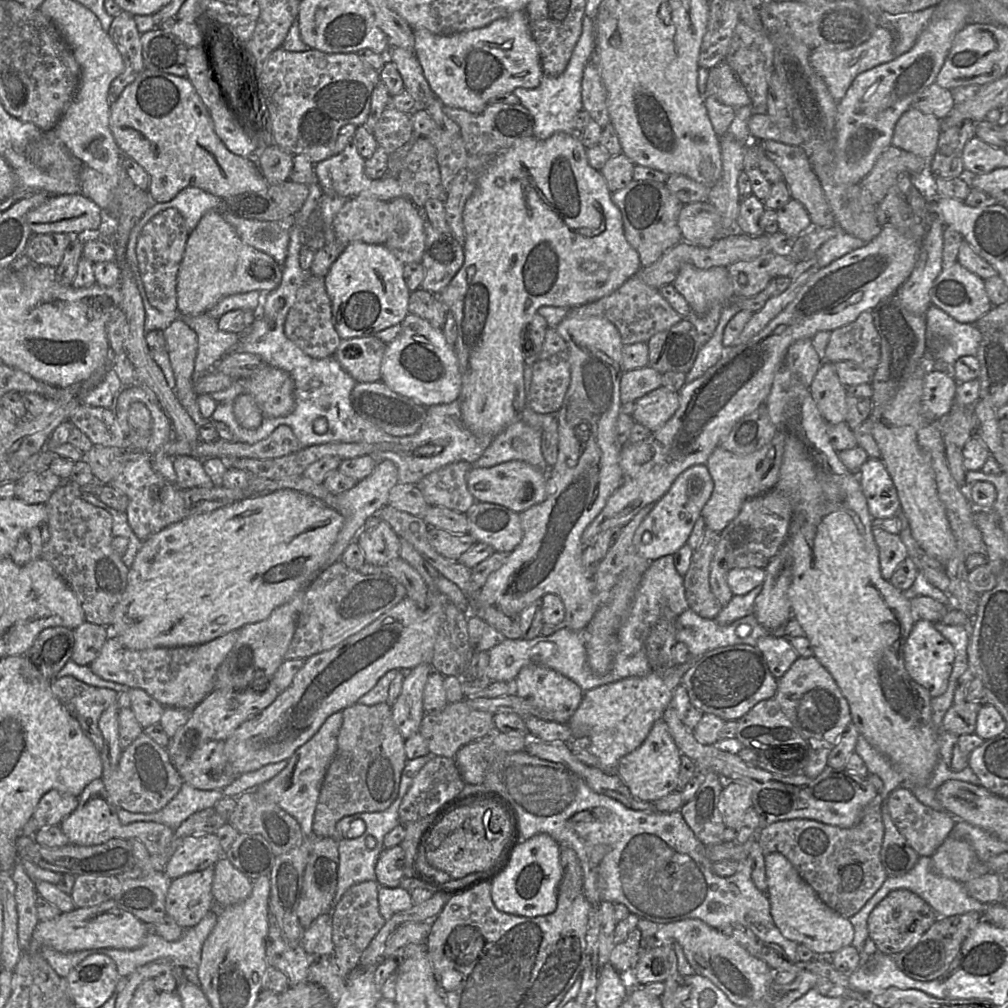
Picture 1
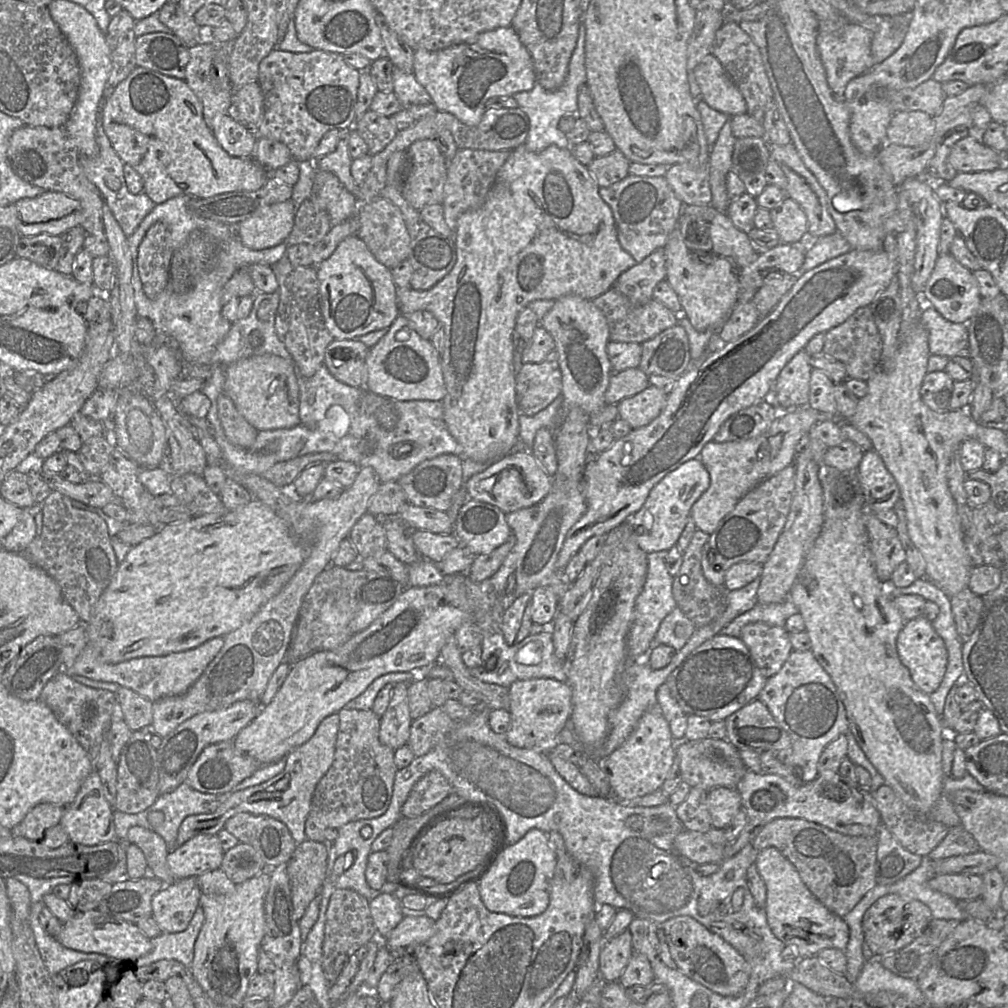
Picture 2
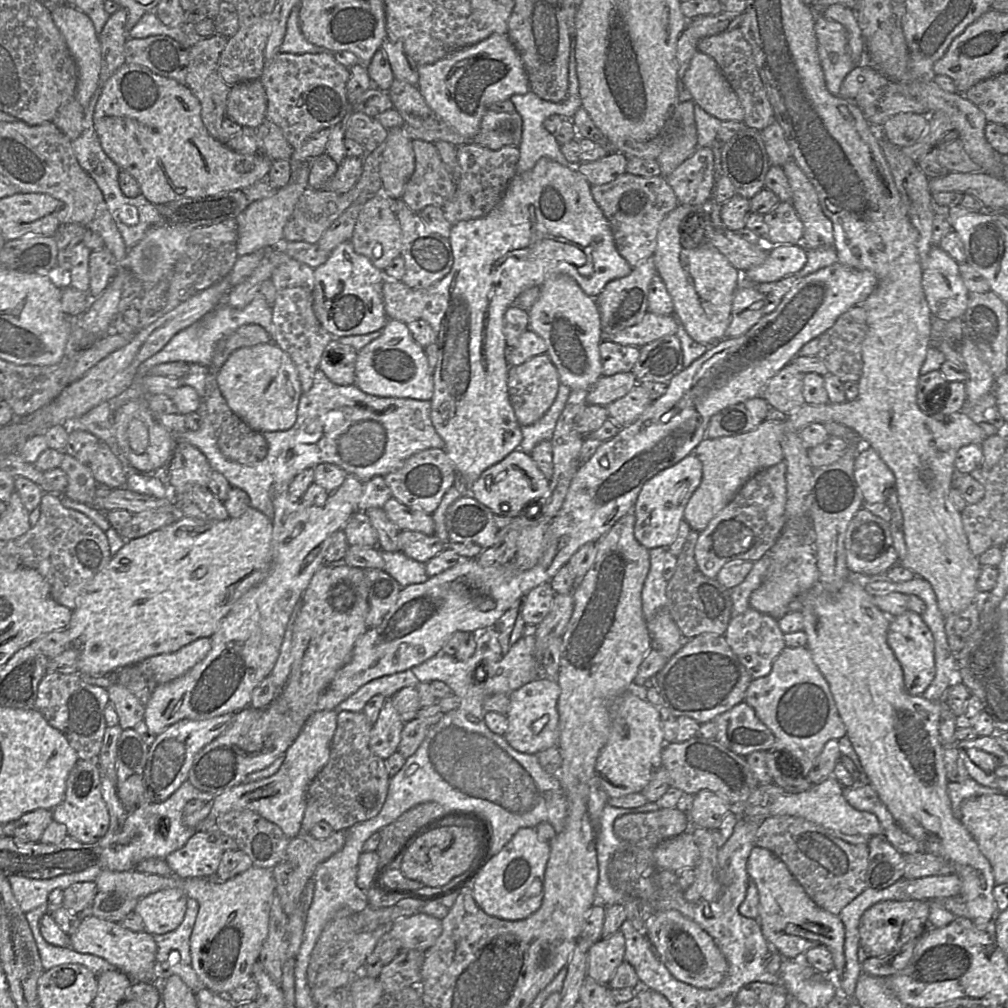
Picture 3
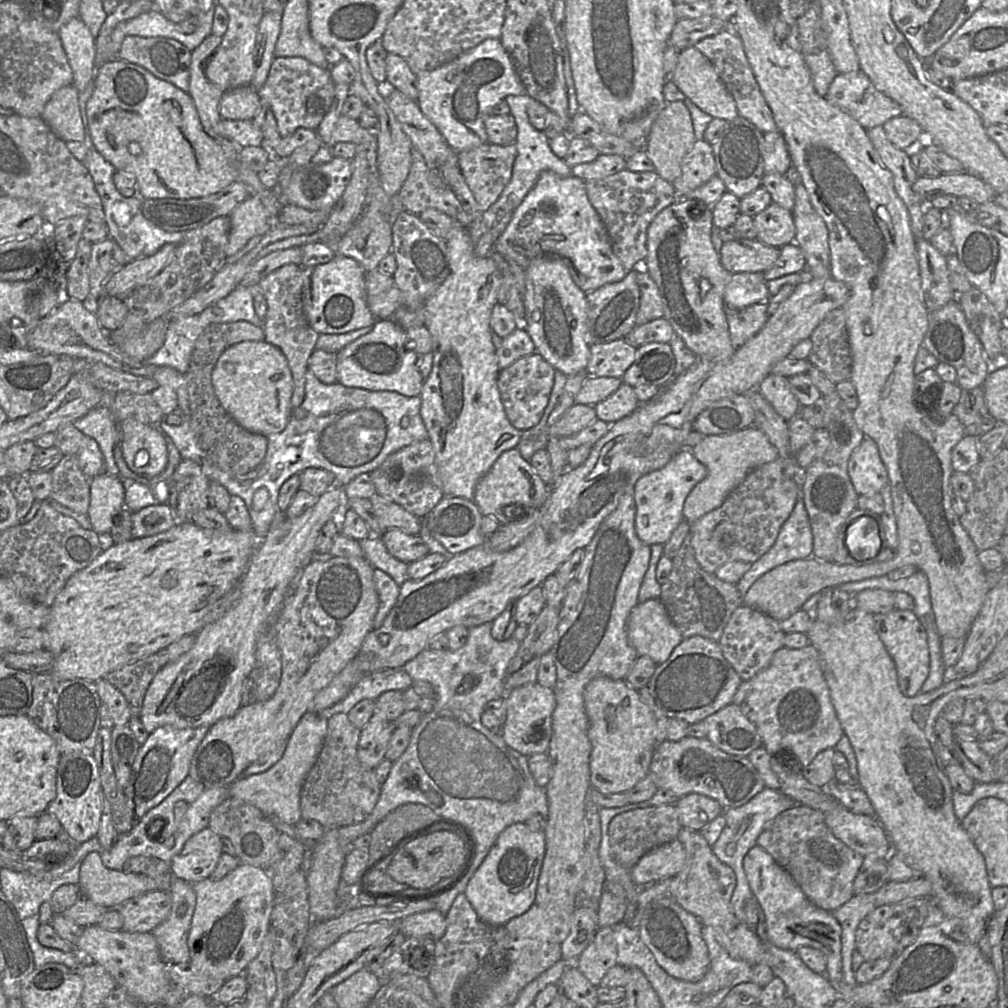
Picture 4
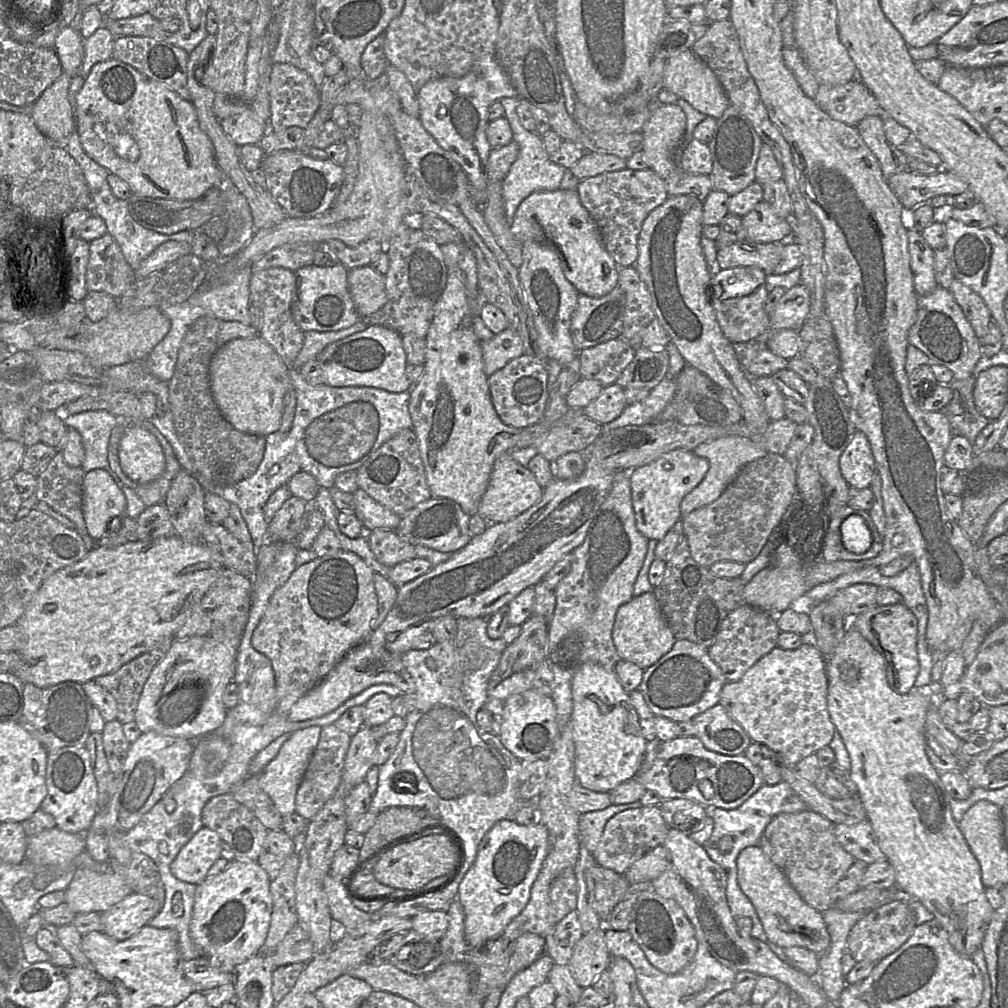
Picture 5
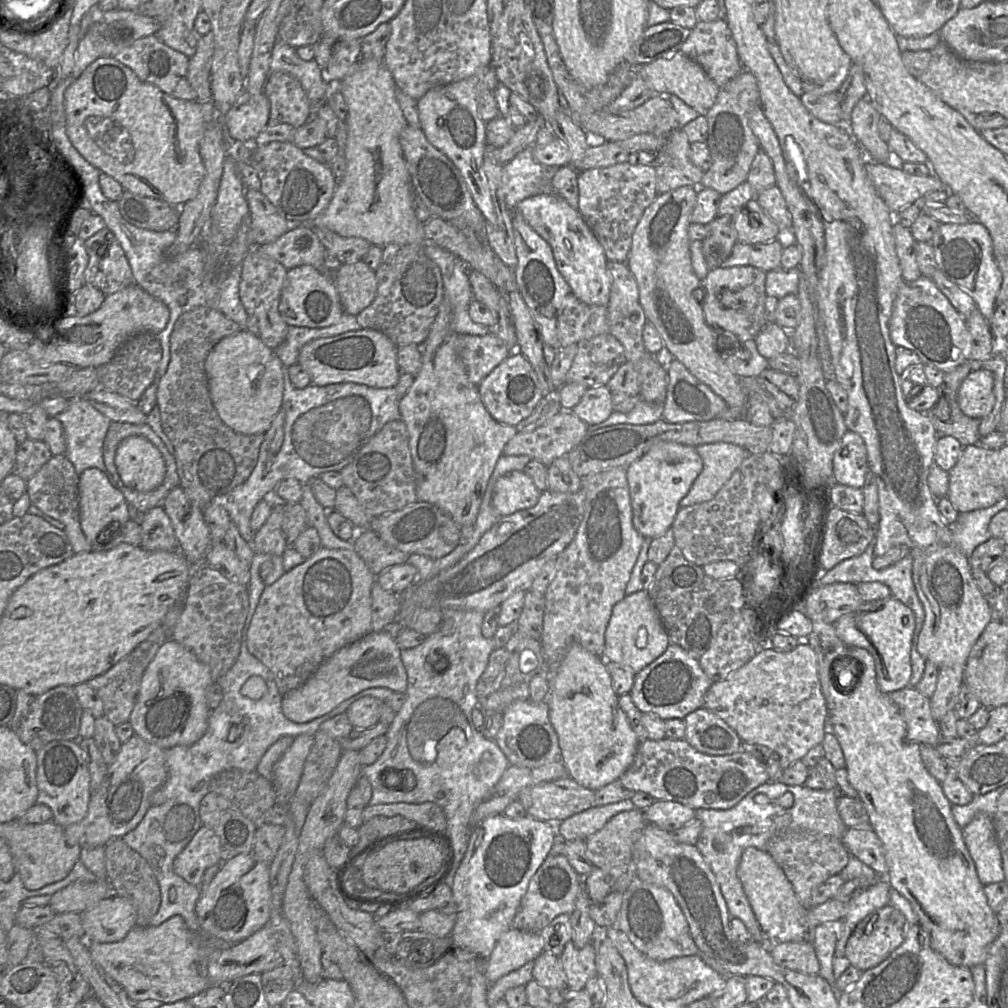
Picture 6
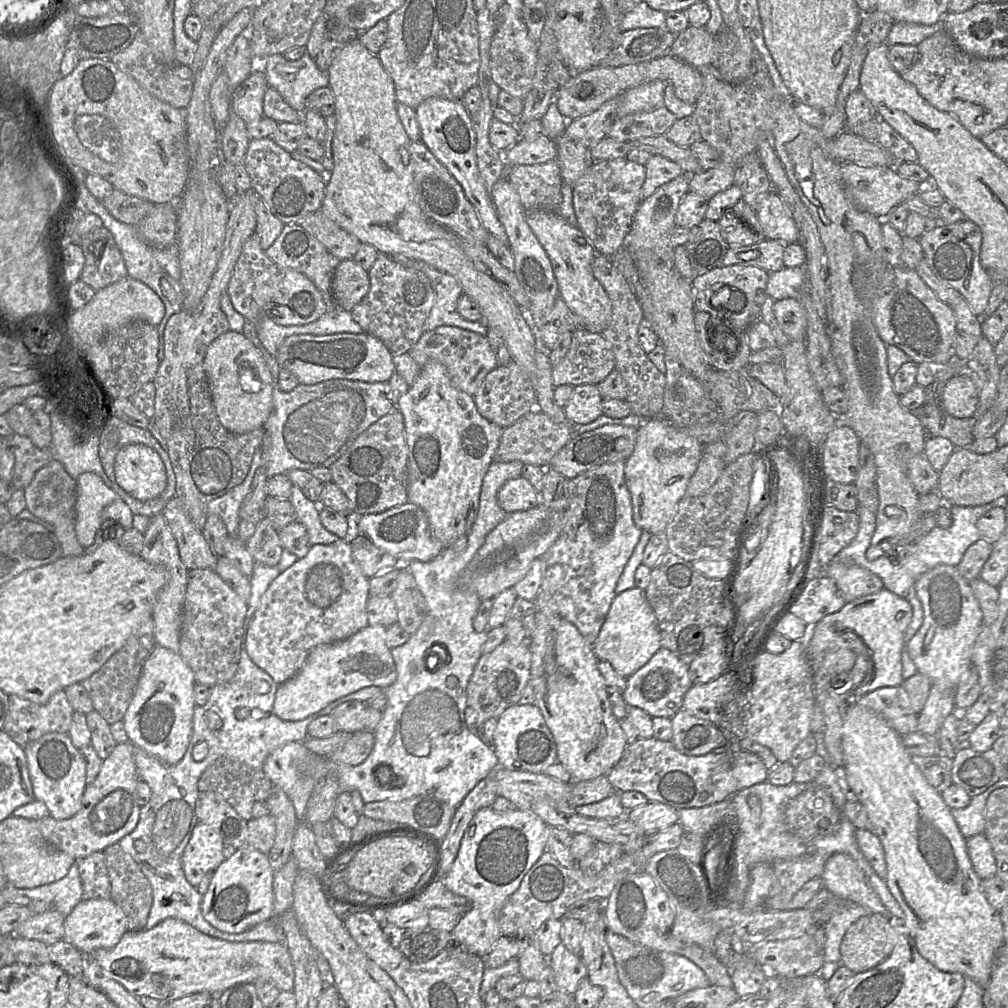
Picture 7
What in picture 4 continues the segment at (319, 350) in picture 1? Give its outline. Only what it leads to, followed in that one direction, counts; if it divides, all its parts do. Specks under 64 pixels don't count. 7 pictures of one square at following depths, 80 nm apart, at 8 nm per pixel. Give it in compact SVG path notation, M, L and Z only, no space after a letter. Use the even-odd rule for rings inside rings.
M296 264L284 265L268 274L258 284L268 306L263 328L264 341L279 348L287 359L294 383L291 397L293 409L299 407L304 400L308 359L315 351L319 337L310 327L303 309L303 268L302 265Z

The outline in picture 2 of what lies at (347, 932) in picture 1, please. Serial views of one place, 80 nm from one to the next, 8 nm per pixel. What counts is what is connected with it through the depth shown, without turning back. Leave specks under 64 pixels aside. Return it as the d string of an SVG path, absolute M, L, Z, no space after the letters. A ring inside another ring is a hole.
M350 889L335 891L326 910L326 923L322 945L322 969L329 982L335 981L342 969L360 948L377 933L370 912L370 901Z

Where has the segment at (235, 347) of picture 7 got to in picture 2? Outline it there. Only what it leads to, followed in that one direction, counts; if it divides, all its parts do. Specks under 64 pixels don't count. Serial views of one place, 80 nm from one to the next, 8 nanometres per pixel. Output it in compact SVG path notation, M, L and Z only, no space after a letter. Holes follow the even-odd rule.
M274 354L253 355L227 365L224 377L224 395L233 401L238 412L257 431L289 429L299 423L299 385L292 361Z

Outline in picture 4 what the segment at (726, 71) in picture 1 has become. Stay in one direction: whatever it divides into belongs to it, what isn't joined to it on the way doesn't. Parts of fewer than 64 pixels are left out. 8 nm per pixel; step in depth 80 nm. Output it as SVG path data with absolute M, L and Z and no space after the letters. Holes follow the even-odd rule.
M688 47L679 52L677 64L667 80L671 80L703 112L726 121L732 121L739 113L736 102L718 76L711 61L695 47Z

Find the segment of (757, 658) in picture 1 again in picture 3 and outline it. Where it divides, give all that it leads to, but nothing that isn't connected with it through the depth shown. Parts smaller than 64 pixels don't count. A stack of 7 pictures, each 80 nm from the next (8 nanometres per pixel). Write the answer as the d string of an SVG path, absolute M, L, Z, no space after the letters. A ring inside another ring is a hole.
M701 634L685 640L682 648L651 678L649 684L658 689L664 706L673 715L676 717L687 716L698 723L704 723L713 721L718 715L744 702L745 693L751 681L751 676L731 650L724 635Z

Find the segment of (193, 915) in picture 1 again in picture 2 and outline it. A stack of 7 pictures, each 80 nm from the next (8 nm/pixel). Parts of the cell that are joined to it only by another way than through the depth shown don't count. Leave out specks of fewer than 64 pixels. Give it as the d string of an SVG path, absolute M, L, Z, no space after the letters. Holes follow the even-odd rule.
M186 877L165 885L151 901L151 918L163 933L185 930L202 896L195 877Z

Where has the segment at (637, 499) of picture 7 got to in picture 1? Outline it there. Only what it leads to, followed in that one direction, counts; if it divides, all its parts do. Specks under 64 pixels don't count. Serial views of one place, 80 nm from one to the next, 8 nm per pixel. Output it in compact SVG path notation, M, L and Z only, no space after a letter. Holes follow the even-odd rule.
M705 464L693 465L682 472L668 492L653 505L649 514L635 531L633 543L637 553L650 562L675 554L687 543L713 488L714 483Z

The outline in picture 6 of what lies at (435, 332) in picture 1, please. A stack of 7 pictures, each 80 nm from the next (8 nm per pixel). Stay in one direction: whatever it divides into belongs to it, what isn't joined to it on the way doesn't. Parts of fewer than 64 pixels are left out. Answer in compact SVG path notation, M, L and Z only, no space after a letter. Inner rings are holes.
M372 329L350 331L306 343L299 352L299 364L310 376L311 386L356 383L372 388L393 388L400 376L396 345L383 333Z

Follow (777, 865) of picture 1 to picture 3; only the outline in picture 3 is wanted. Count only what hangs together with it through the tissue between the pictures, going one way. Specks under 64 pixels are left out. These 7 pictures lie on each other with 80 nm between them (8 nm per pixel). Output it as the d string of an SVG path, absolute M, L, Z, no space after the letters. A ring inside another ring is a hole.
M754 846L747 861L747 873L759 892L759 921L769 944L783 957L803 959L807 950L825 947L832 955L832 979L838 983L845 966L845 927L841 919L819 907L797 882L787 866L770 850Z

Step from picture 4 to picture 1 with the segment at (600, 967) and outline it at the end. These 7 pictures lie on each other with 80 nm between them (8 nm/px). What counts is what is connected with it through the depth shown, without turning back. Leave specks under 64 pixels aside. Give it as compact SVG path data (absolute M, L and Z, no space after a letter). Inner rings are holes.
M636 928L628 934L625 941L614 945L609 955L609 963L621 974L621 980L627 987L643 986L636 984L632 977L640 951L640 940L641 933Z

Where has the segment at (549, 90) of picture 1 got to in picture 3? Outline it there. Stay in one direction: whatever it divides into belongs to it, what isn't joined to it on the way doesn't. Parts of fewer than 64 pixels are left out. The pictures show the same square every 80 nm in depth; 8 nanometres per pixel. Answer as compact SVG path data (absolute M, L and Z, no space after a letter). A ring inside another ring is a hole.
M573 36L570 45L570 55L568 63L568 91L567 97L564 101L559 103L546 101L539 98L530 90L526 94L513 95L509 99L514 104L515 111L522 118L522 135L520 144L518 145L519 160L516 164L517 174L531 170L535 166L535 164L543 157L549 158L563 166L576 168L577 165L579 165L571 164L565 159L565 157L561 153L559 142L543 126L544 120L553 114L563 115L569 119L572 119L581 106L579 82L576 73L575 36Z

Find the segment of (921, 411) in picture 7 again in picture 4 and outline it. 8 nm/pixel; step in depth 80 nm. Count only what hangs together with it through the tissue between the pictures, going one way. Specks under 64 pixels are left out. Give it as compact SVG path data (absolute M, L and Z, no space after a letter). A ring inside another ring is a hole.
M976 387L973 389L962 389L961 392L961 397L959 402L956 404L956 406L953 408L952 413L958 418L958 420L961 422L961 424L965 428L965 433L968 436L974 436L974 437L979 437L982 436L983 434L989 432L992 430L996 425L999 423L1004 423L1004 422L999 422L997 421L988 411L986 403L985 403L985 398L984 398L984 391L982 387Z

